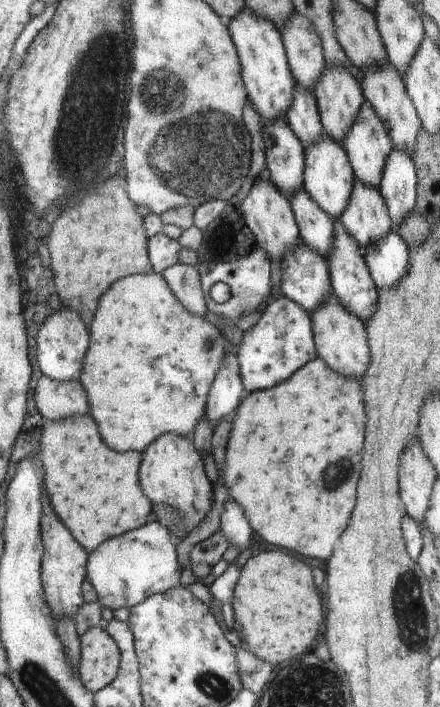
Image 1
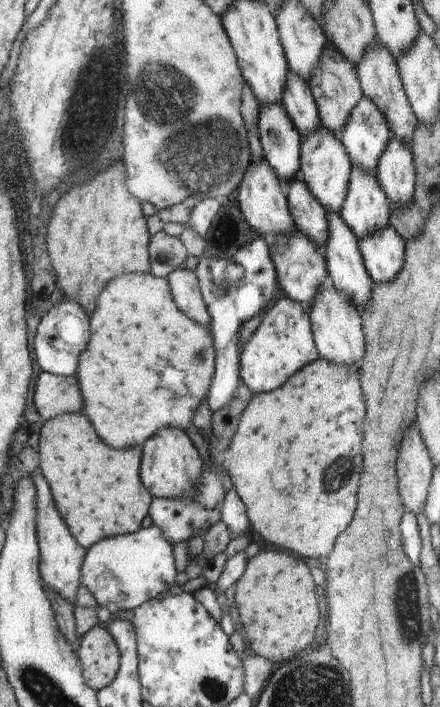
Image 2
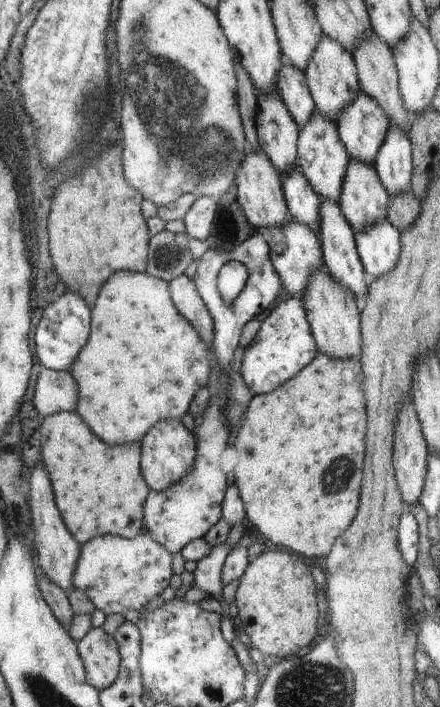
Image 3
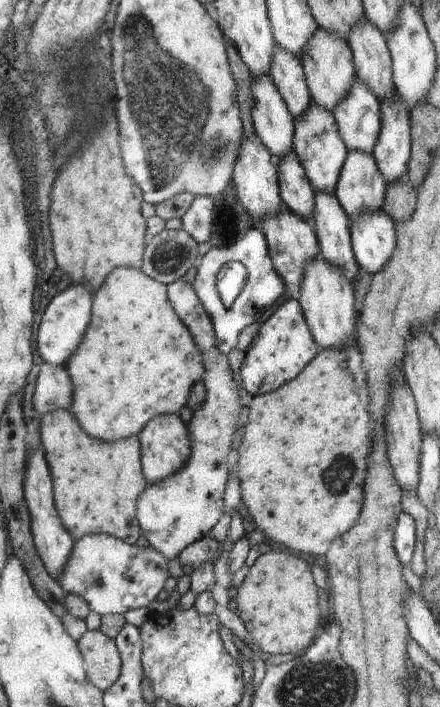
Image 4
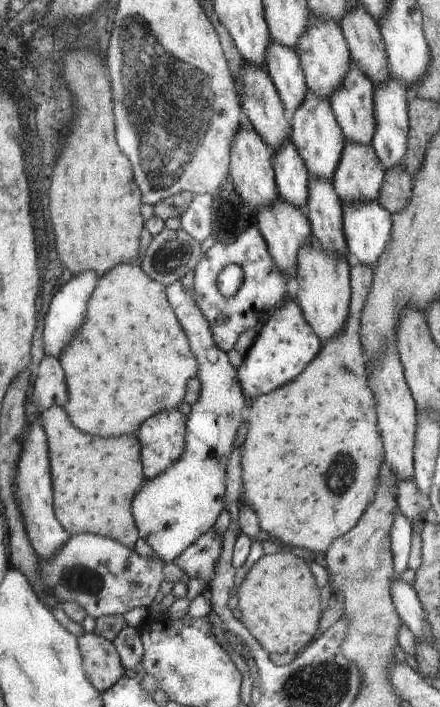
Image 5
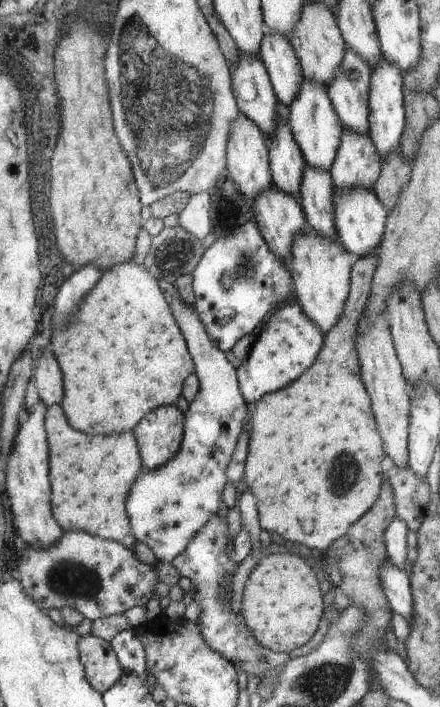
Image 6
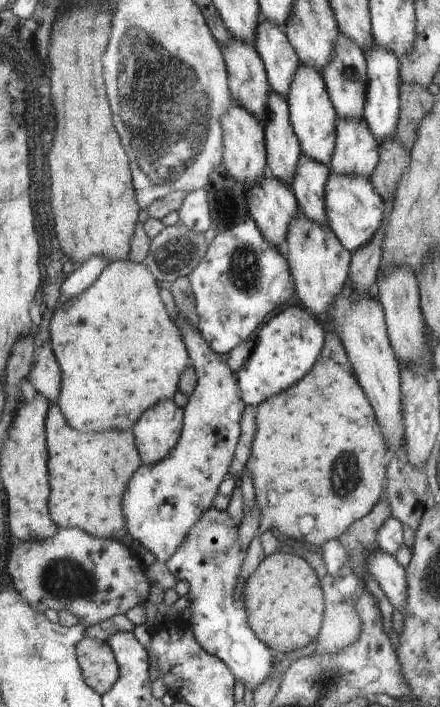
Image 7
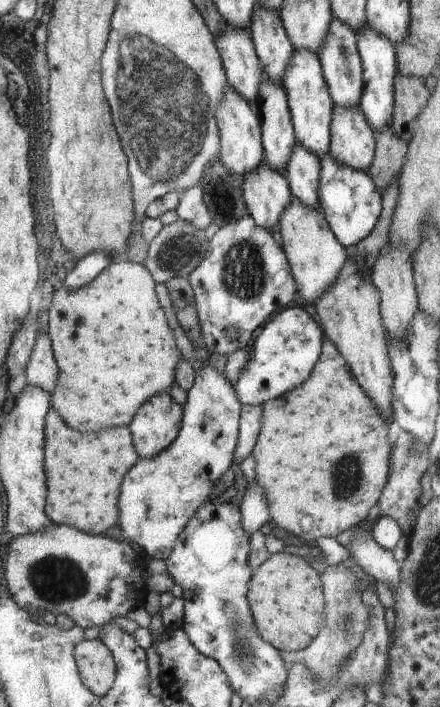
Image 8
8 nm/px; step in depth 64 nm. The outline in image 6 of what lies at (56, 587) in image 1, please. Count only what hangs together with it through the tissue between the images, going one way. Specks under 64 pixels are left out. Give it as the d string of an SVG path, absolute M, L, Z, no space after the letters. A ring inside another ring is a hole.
M41 401L26 410L5 475L5 486L12 505L16 528L18 528L17 536L22 539L22 543L32 548L48 548L56 544L65 532L63 528L60 528L51 507L50 445L47 443L46 431L47 411L48 407Z

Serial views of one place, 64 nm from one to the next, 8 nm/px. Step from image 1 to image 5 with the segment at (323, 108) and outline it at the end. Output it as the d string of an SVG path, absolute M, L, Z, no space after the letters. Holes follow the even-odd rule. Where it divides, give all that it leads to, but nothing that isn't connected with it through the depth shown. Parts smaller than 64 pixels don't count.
M308 12L308 26L300 34L296 44L298 55L306 86L320 98L330 99L330 96L342 86L344 78L348 75L351 64L351 51L347 45L347 39L343 35L343 29L330 18L318 18L312 12Z

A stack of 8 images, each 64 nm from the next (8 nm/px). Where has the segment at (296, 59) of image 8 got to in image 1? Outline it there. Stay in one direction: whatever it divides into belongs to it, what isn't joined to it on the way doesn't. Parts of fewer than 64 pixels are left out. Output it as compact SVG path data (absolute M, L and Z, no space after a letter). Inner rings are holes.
M322 134L312 146L304 150L306 163L304 164L303 187L308 196L316 202L316 206L328 213L331 217L340 217L347 210L352 192L355 187L355 171L352 168L347 151L342 145L336 143L330 136Z

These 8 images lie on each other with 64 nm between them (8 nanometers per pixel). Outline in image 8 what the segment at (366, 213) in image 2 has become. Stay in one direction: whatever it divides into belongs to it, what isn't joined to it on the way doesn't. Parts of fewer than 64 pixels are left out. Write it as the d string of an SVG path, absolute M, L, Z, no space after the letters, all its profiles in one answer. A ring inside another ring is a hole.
M359 106L335 108L330 156L336 163L368 172L375 160L376 146L376 134Z

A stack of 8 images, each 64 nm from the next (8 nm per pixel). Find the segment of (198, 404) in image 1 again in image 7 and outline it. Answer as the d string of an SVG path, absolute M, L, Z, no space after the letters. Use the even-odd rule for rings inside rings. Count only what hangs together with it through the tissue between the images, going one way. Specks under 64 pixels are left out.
M120 260L109 263L106 268L103 268L98 280L80 292L78 296L70 296L70 298L58 299L56 308L50 320L50 342L55 351L56 360L59 361L59 367L62 369L62 382L60 382L60 395L54 402L54 405L60 408L60 412L68 420L68 424L72 424L72 428L76 428L78 432L98 433L105 432L108 428L118 431L131 430L134 423L137 421L142 412L146 412L148 408L152 408L154 404L160 400L168 400L173 398L178 388L178 380L180 374L188 368L188 351L184 344L180 330L174 324L174 320L168 316L164 302L160 299L160 288L156 285L156 277L154 273L143 263L134 263L130 260Z

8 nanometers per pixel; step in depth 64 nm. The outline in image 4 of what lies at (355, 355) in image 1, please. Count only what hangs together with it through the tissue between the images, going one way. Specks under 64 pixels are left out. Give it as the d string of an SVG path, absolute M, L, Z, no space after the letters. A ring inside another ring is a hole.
M323 256L314 258L304 266L304 279L296 293L296 298L303 307L306 314L307 324L310 326L311 335L318 341L320 348L345 348L355 344L356 324L358 323L358 312L354 308L354 288L348 276L338 266L332 266Z

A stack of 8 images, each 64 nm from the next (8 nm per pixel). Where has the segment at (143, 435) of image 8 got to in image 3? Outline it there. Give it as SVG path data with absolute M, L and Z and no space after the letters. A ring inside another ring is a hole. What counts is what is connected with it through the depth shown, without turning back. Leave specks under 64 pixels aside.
M162 420L156 422L158 426L148 432L148 440L142 440L144 444L144 480L154 492L164 492L170 486L178 484L188 472L192 471L196 463L196 442L192 434L184 428L180 420Z

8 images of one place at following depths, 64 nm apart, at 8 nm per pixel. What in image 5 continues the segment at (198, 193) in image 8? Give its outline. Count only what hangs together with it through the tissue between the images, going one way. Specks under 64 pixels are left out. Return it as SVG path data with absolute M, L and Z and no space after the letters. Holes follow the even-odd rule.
M210 193L195 195L190 206L180 216L181 228L199 243L211 236L212 202Z

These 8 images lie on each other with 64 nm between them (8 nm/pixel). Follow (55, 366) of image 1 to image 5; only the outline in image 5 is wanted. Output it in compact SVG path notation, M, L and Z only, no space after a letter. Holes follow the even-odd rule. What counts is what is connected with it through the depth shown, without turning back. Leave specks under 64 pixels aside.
M88 270L86 276L80 274L76 278L72 278L66 286L62 286L56 294L52 297L50 302L50 308L48 314L46 314L44 322L44 330L42 334L42 340L44 340L43 351L45 356L52 356L52 358L60 359L64 348L70 344L70 340L76 336L76 332L82 328L84 320L86 320L86 308L88 306L88 300L98 282L98 274Z

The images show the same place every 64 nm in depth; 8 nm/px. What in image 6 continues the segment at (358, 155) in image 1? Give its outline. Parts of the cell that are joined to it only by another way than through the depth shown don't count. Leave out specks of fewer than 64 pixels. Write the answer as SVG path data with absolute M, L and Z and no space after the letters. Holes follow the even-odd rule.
M348 44L345 45L344 59L332 82L328 82L327 93L343 128L369 134L371 67Z

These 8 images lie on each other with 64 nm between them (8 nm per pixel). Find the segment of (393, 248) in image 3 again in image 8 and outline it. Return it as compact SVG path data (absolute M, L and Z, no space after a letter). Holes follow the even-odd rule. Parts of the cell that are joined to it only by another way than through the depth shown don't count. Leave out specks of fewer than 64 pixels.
M330 154L320 157L320 160L323 172L319 188L319 209L331 232L347 250L367 239L374 231L383 213L383 196L366 172L340 165Z

